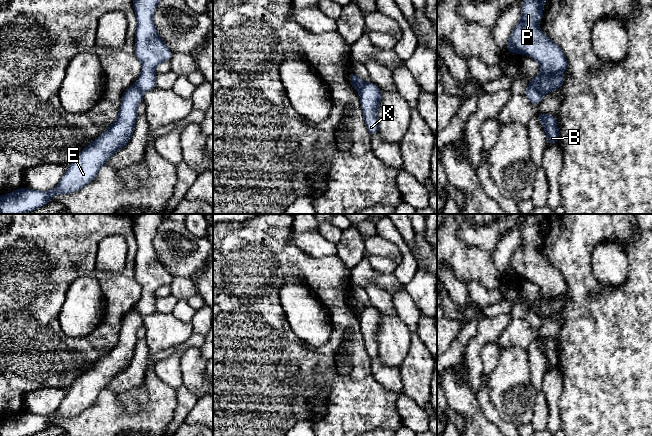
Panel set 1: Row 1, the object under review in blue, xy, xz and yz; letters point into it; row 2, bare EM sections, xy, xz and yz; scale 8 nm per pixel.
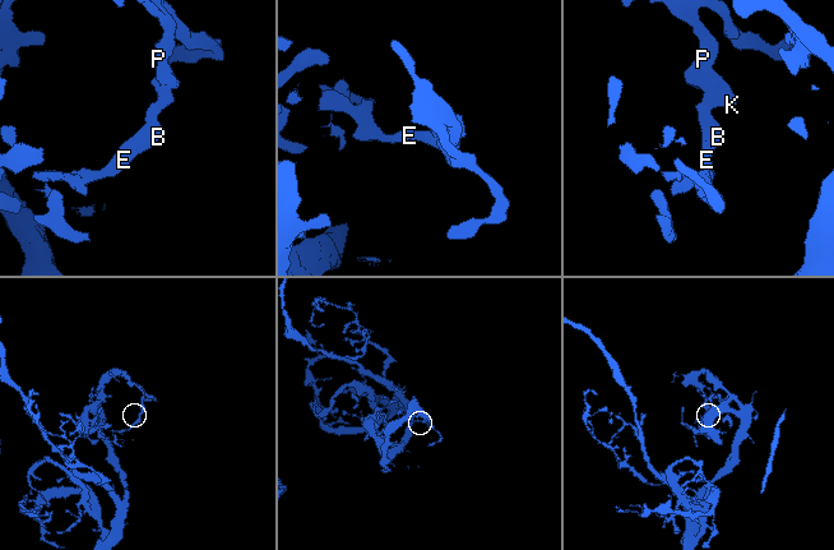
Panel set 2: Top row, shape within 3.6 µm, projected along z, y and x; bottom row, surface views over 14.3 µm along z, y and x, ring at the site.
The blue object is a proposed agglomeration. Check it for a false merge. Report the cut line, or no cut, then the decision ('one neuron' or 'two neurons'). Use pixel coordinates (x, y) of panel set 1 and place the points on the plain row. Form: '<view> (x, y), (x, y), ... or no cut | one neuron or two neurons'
yz (529, 306), (543, 318) | two neurons

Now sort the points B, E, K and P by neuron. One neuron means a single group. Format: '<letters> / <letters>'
B E / K P

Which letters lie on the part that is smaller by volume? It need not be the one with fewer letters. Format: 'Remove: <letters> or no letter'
Remove: B, E

